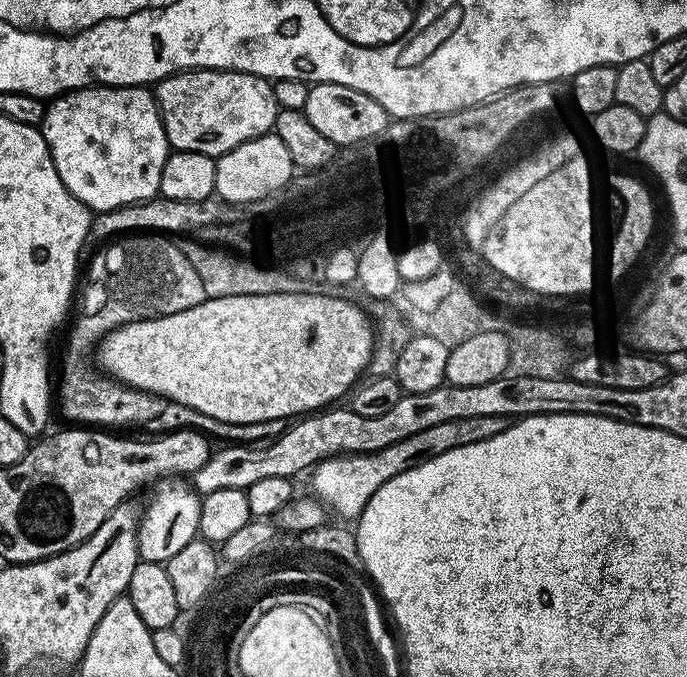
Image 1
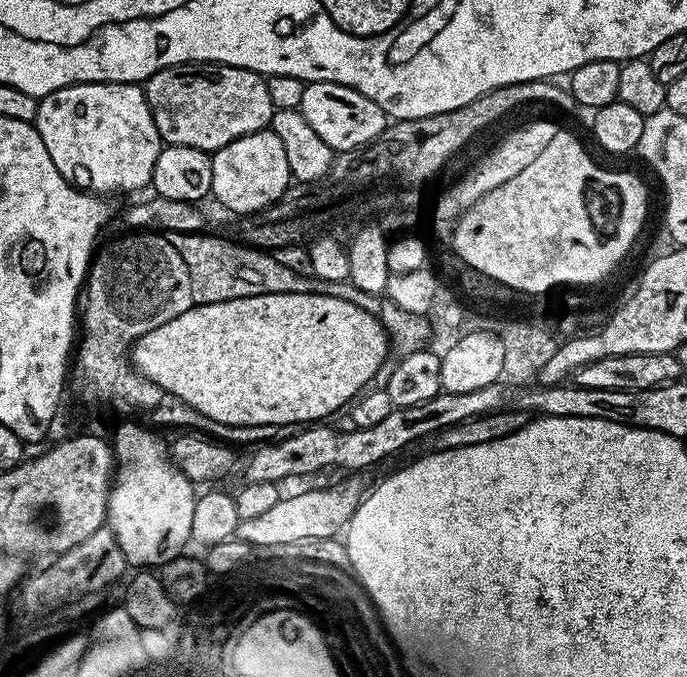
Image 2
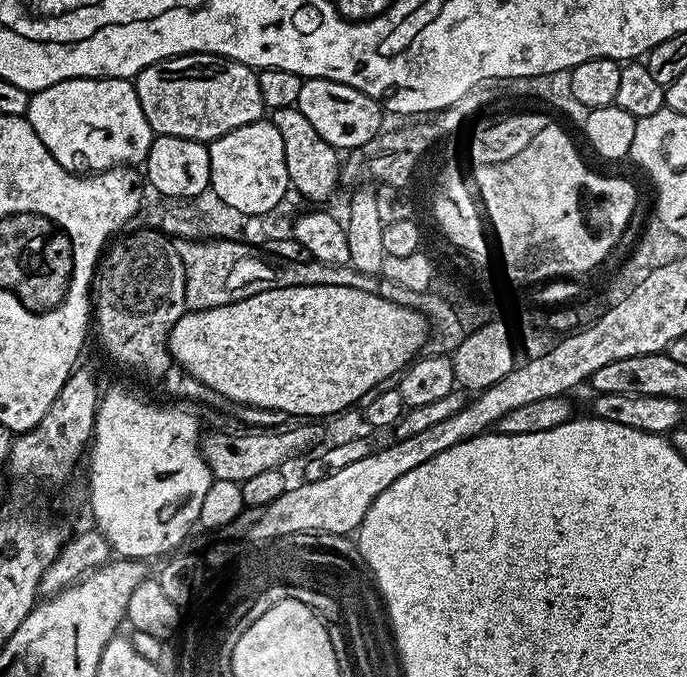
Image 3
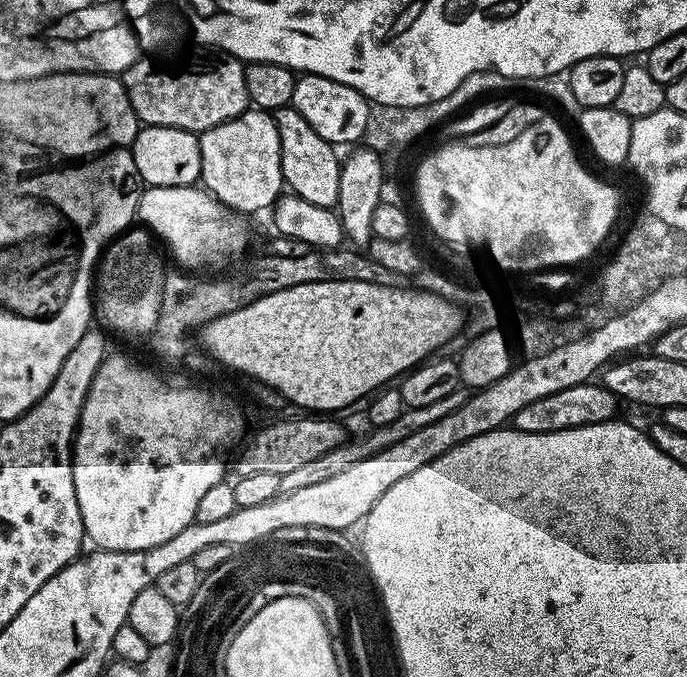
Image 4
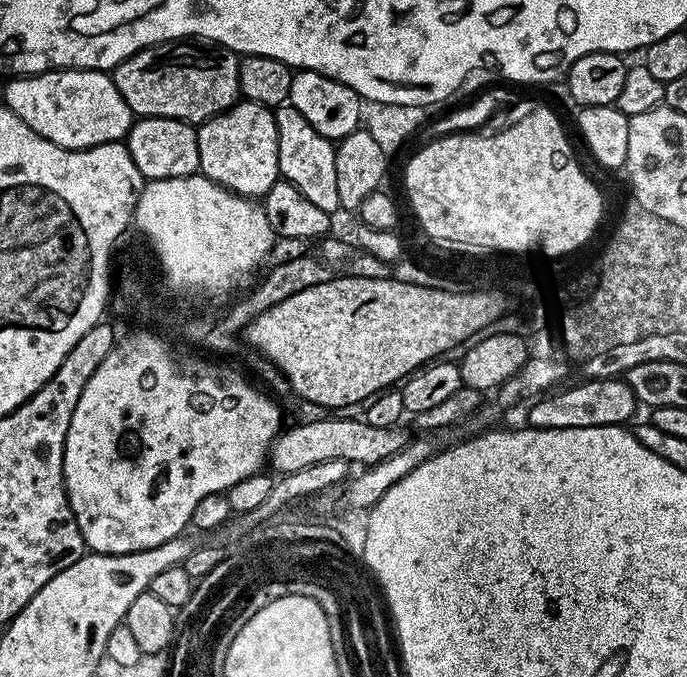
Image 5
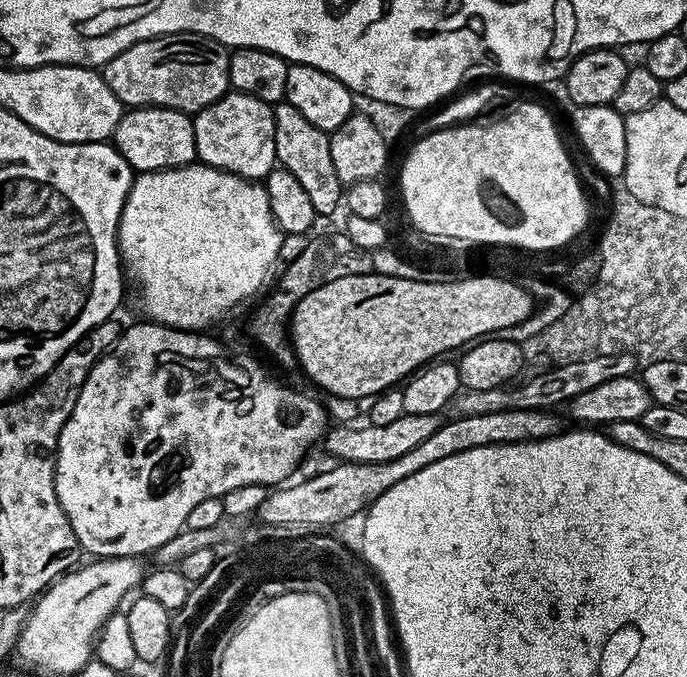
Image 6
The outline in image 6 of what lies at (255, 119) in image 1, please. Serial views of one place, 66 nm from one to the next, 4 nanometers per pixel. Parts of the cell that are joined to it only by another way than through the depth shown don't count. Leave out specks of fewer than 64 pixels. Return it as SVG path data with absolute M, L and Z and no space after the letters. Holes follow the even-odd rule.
M175 32L173 36L155 36L138 42L122 54L114 54L110 62L102 65L106 86L114 90L120 103L128 108L169 108L179 112L195 114L206 106L218 102L230 91L229 49L209 36L195 36L193 32Z

